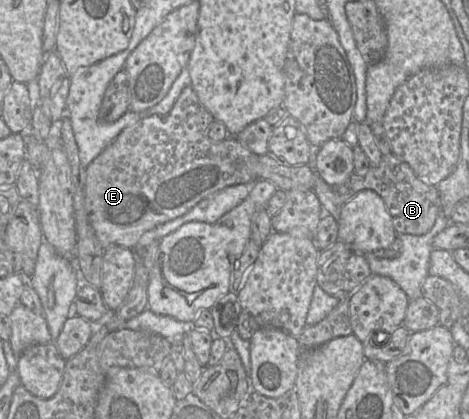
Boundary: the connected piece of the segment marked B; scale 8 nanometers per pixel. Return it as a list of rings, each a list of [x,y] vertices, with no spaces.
[[[392,153],[382,155],[380,163],[375,167],[369,167],[365,175],[352,173],[342,184],[331,187],[341,204],[346,203],[362,190],[375,191],[383,199],[397,234],[423,235],[431,230],[441,213],[436,186],[416,176],[408,163]]]

